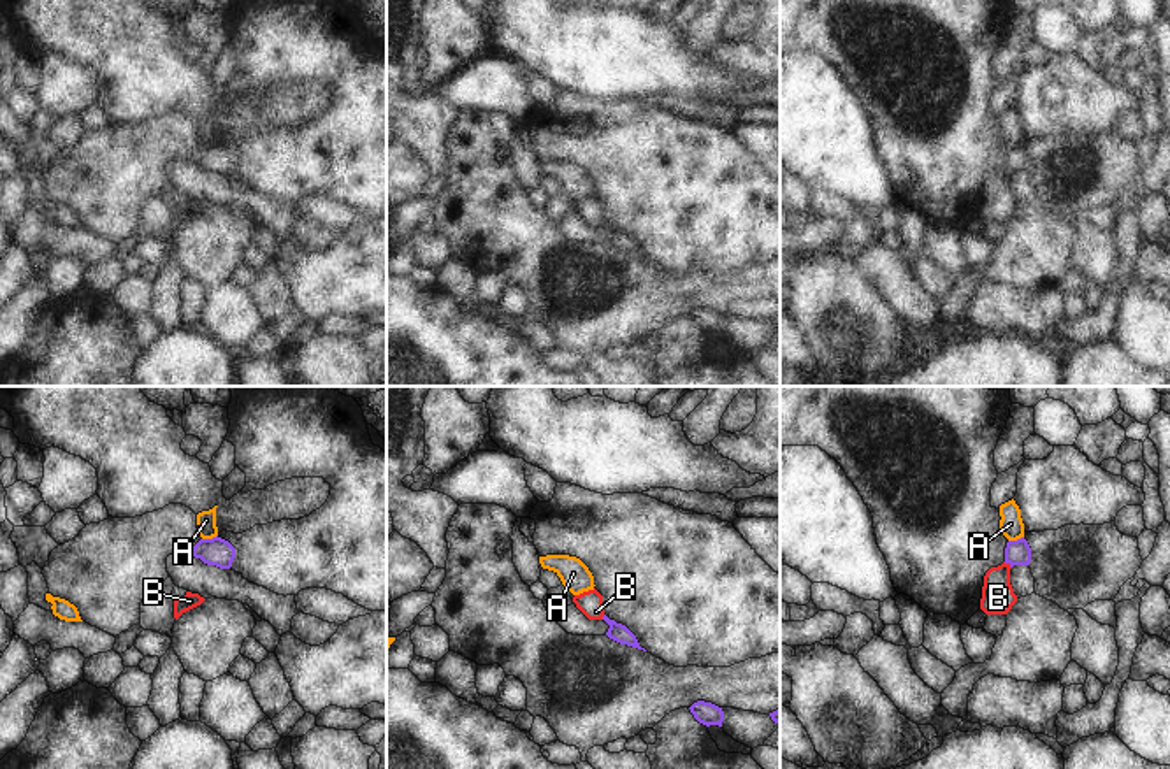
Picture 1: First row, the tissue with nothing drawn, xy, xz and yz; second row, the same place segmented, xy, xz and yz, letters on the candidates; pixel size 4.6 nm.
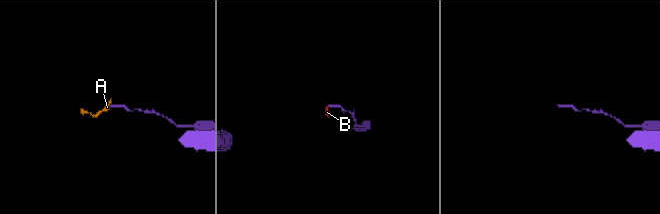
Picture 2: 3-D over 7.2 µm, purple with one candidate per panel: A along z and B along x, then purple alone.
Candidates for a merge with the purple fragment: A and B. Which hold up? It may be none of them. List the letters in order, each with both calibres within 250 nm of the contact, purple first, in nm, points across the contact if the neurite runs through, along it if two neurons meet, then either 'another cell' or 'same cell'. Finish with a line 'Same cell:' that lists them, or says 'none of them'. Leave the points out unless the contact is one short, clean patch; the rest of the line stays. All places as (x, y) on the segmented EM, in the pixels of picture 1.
A: 130/90 nm | along xy (216, 534), (202, 539) | another cell
B: 110/150 nm | across yz (1018, 552), (1007, 562), (998, 578), (998, 597) | same cell
Same cell: B

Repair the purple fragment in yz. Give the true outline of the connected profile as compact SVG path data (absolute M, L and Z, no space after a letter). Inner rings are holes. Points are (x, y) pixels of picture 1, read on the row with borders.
M1024 537L1008 541L1005 548L1005 562L991 567L984 576L980 609L986 614L1007 614L1017 602L1017 595L1010 585L1010 569L1014 565L1029 565L1031 548Z

